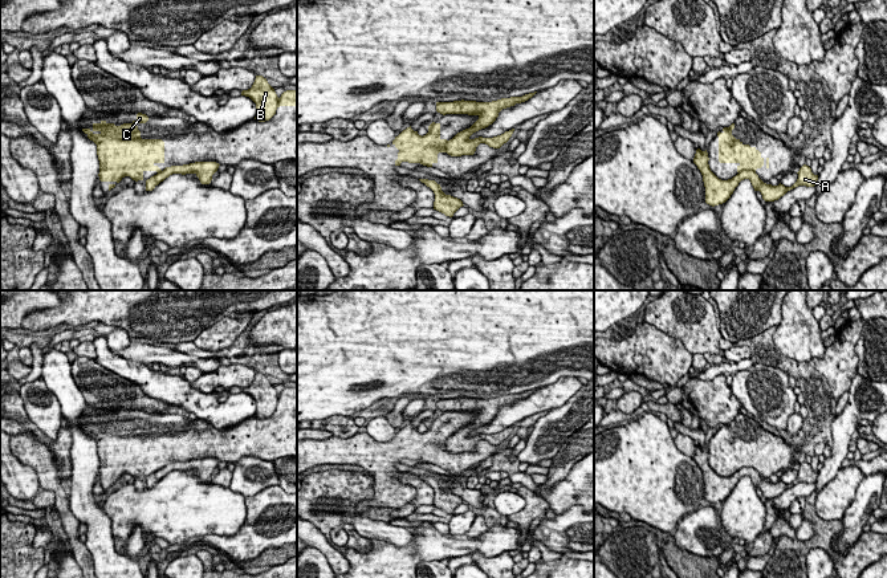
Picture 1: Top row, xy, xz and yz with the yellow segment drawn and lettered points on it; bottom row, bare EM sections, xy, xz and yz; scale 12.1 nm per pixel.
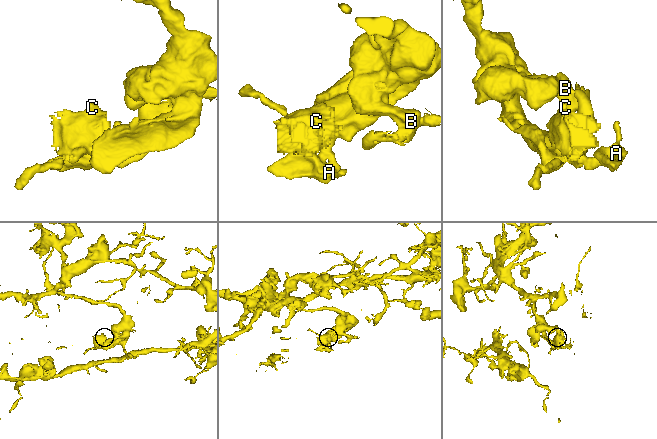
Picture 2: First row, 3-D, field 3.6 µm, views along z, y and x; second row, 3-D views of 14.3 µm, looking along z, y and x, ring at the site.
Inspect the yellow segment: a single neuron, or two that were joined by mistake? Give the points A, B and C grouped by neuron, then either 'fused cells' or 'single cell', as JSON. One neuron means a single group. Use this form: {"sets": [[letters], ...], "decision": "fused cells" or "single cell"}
{"sets": [["A", "B"], ["C"]], "decision": "fused cells"}

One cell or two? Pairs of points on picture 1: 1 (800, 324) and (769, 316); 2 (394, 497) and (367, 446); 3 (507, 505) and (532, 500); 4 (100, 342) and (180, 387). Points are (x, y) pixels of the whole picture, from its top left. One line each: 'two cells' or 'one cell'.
1: two cells
2: one cell
3: two cells
4: one cell

